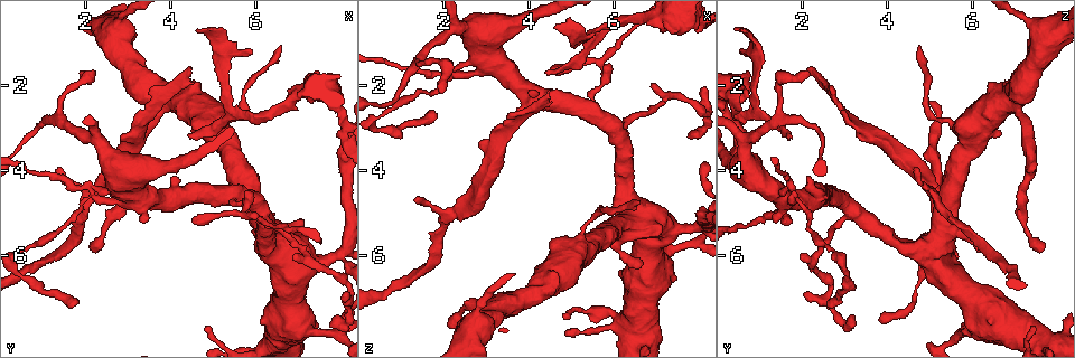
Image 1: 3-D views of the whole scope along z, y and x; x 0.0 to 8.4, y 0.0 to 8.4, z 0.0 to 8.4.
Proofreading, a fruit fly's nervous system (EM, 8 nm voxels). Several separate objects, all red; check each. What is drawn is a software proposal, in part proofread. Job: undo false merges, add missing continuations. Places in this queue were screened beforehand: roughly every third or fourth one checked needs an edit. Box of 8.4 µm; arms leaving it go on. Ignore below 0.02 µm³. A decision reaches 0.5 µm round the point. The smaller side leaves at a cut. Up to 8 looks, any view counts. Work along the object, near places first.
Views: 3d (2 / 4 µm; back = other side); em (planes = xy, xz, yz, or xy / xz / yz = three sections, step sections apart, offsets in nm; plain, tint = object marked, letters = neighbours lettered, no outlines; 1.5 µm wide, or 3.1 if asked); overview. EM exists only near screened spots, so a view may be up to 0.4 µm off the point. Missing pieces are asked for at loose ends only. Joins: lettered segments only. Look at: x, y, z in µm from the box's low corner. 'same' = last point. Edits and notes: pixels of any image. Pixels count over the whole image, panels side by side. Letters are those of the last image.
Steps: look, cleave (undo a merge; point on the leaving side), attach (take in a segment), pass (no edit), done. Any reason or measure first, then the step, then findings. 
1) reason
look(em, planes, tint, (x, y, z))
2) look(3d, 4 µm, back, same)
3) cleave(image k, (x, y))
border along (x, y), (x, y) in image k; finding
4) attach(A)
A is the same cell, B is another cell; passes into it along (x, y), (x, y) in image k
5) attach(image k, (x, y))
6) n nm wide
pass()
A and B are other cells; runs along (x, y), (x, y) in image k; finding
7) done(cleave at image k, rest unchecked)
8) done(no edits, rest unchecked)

narrows sharply
look(3d, 2 µm, (6.45, 5.30, 0.65))

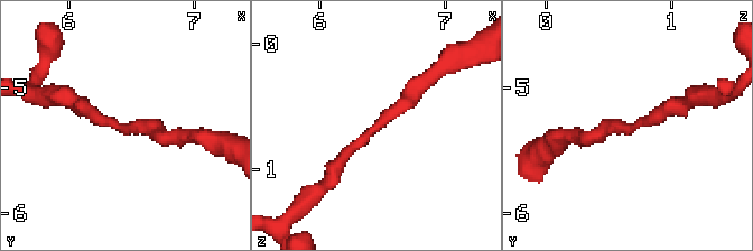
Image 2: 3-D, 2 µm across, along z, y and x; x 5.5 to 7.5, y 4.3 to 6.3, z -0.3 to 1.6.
look(em, xz, step 8, letters, (6.46, 5.30, 0.64))

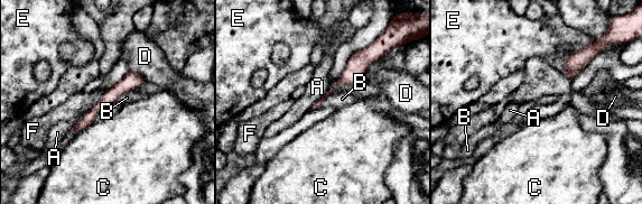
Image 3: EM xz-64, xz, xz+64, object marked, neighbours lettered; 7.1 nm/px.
pass()
A, B, C, D, E and F are other cells; runs along (139, 77), (115, 91), (76, 128) in image 3; one cell here

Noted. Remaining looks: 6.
sudden change in width
look(3d, 4 µm, back, (2.25, 3.25, 0.65))

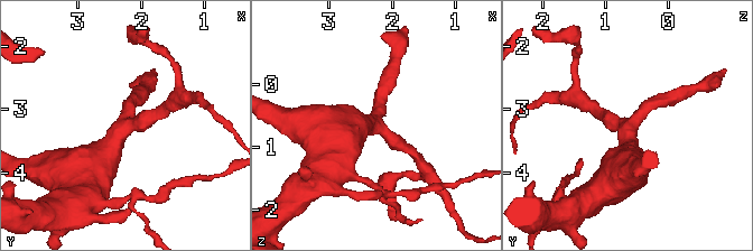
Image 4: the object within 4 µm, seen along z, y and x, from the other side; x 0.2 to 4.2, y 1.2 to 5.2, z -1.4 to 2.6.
3 arms; arms of 170, 200, 650 nm
look(em, planes, letters, (2.25, 3.30, 0.60))

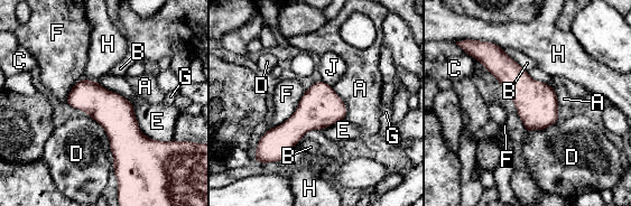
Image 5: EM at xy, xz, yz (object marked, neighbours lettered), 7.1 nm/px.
pass()
A, B, C, D, E, F, G, H and J are other cells; border along (305, 90), (297, 109), (269, 129) in image 5; all the same cell

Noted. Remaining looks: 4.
free end
look(em, xz, step 8, letters, (4.50, 1.65, 2.10))

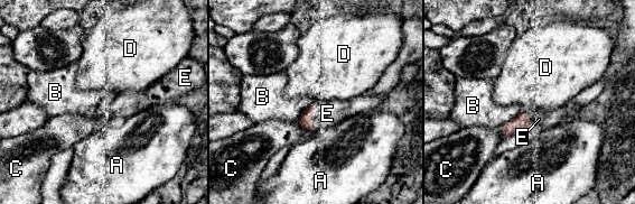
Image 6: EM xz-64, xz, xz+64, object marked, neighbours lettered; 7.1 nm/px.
attach(E)
E is the same cell, A, B, C and D are other cells; the cell continues

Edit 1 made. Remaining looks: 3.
done(attach at image 6, rest unchecked)

